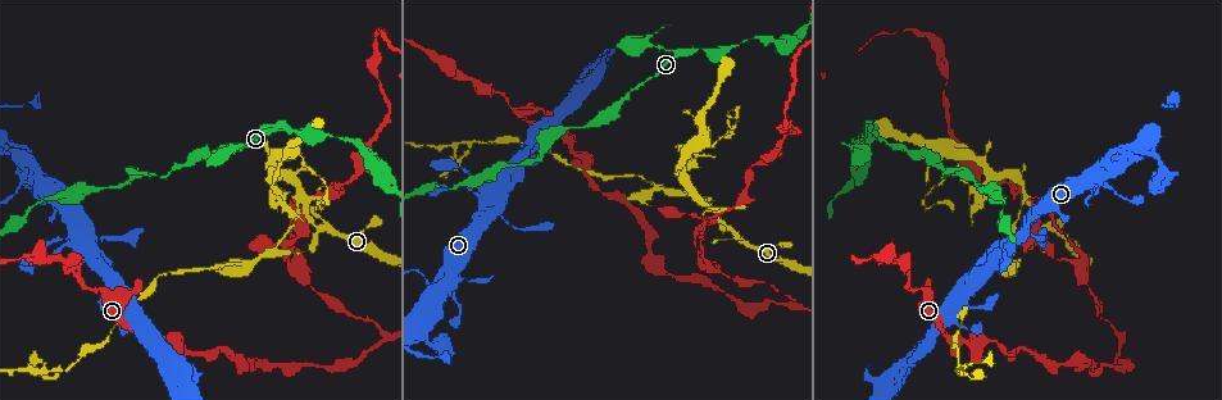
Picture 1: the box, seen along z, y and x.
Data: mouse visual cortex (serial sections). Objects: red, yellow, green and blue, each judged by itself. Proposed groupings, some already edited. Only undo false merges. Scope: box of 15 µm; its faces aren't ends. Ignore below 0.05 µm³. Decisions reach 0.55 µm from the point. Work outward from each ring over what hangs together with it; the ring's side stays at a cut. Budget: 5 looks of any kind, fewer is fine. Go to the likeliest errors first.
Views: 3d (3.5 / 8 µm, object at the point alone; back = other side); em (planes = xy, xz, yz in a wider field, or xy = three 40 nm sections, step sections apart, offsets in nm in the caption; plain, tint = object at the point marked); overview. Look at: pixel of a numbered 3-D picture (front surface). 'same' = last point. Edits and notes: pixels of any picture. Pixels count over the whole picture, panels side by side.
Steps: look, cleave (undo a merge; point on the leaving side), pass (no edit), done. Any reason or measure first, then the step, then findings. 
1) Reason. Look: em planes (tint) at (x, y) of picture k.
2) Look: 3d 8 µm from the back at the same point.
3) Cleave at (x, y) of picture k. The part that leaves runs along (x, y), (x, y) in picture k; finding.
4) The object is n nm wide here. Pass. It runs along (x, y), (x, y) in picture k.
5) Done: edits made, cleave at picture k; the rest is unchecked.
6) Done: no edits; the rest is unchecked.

Side arm on a straight run. Look: 3d 3.5 µm at (1026, 203) of picture 1.

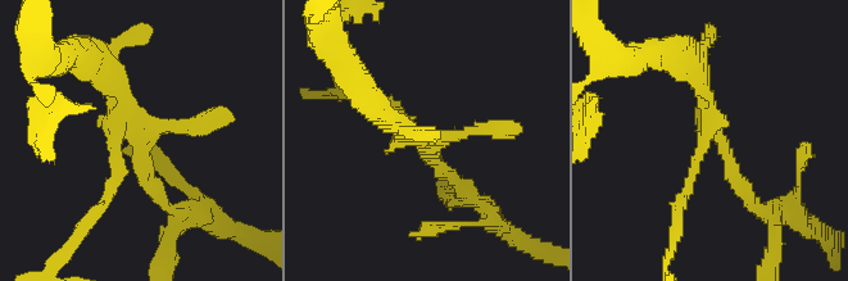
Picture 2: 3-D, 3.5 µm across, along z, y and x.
Shape alone is not enough. Look: em planes (plain) at (717, 137) of picture 2.

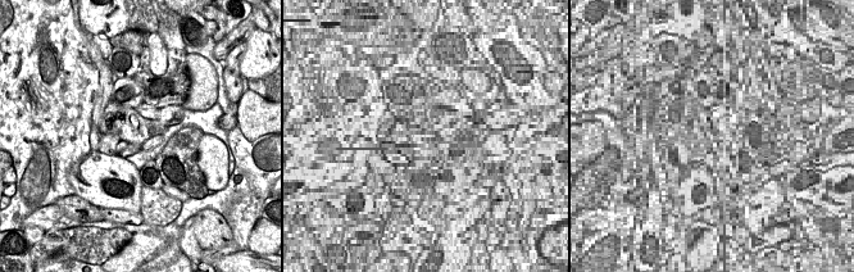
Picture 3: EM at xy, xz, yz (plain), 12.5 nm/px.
Look: em planes (tint) at the same point.

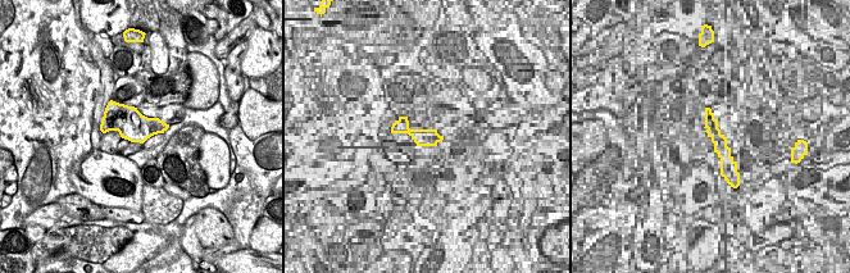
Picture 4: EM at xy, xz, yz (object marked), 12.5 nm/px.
Pass. It runs along (166, 205), (99, 67) in picture 2; all the same cell.

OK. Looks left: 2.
Look: 3d 3.5 µm at (788, 306) of picture 1.

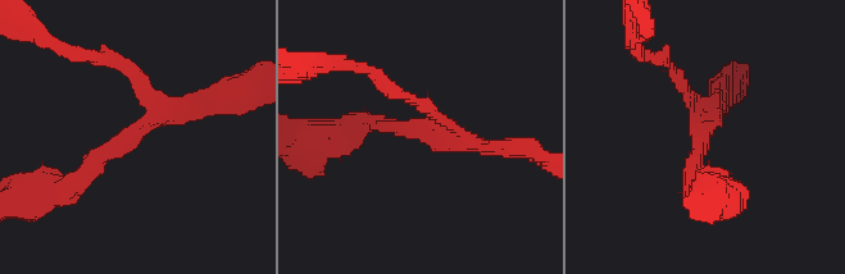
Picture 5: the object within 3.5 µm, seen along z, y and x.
3 arms meet here; the arms are 150, 200, 200 nm wide. Look: em xy step 3 (tint) at (144, 129) of picture 5.

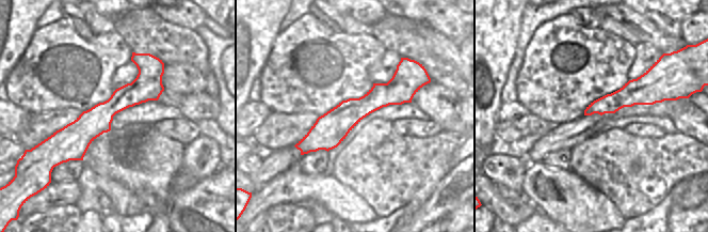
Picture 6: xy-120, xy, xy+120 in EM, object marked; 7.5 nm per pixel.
The object is 260 nm wide here. Pass. It runs along (416, 78), (299, 145) in picture 6; one cell here.

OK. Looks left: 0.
Done: no edits; the rest is unchecked.

